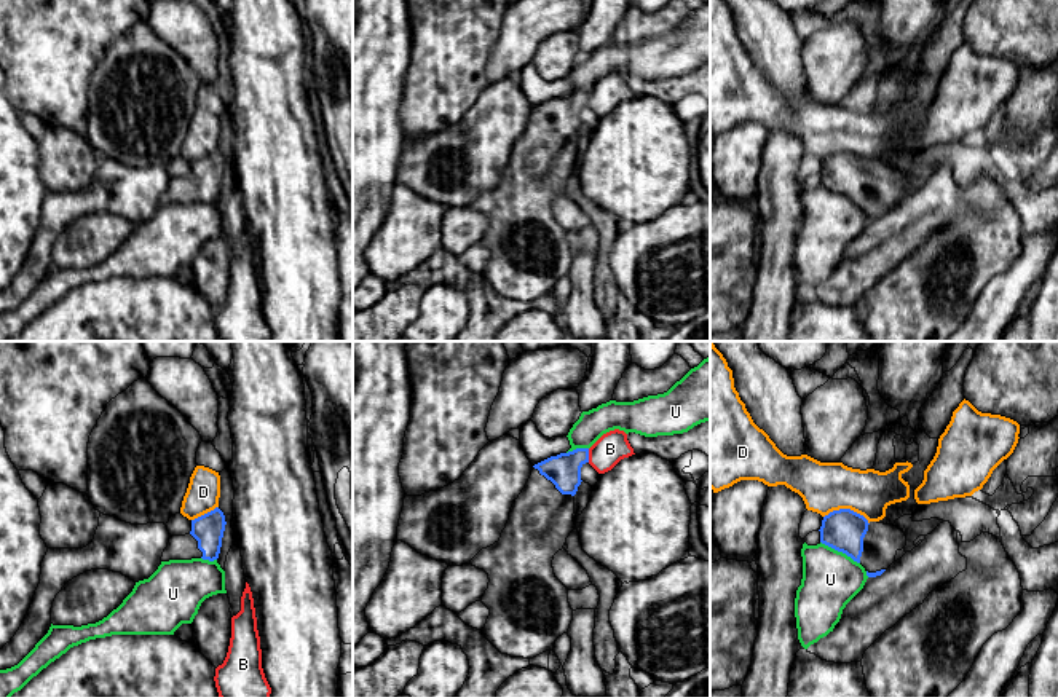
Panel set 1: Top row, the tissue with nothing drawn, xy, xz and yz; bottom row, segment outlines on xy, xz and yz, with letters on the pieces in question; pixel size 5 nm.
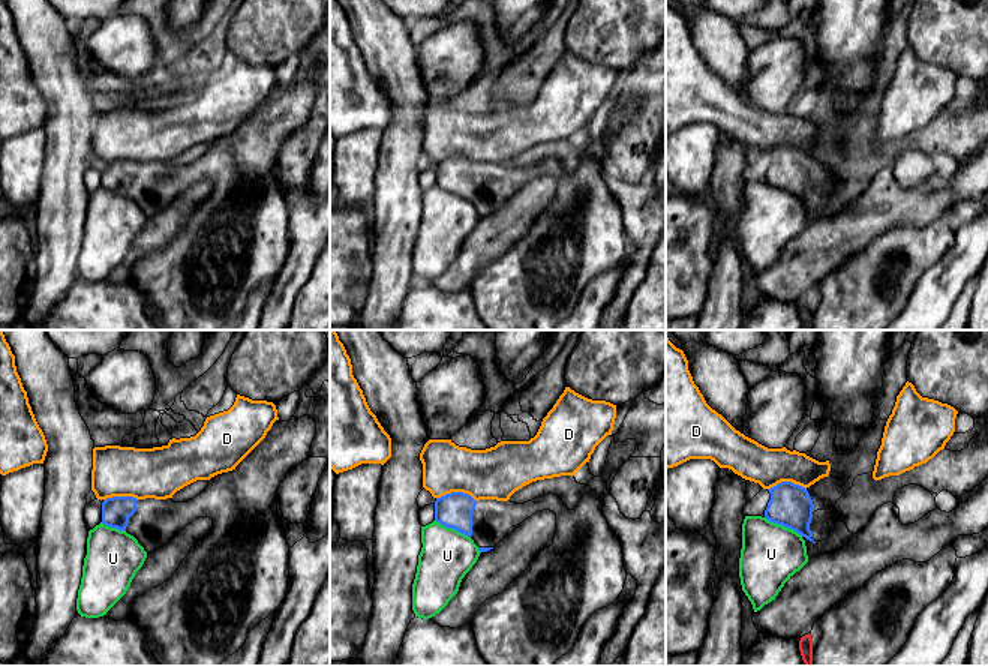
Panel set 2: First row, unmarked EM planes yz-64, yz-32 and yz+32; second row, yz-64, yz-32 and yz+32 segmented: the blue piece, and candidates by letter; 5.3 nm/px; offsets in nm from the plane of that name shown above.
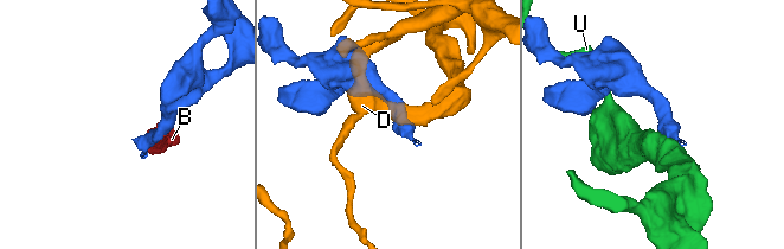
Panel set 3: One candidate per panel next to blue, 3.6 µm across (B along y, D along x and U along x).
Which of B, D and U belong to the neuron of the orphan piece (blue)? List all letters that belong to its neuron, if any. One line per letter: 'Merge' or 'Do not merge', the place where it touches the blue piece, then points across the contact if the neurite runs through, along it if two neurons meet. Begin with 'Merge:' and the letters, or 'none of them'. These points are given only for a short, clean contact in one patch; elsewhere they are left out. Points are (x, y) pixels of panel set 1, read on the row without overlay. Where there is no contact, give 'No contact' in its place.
Merge: none of them
B: Do not merge. Touches blue at xz (588, 98)
D: Do not merge. Touches blue at yz (848, 152). Boundary: yz (824, 158), (840, 152), (852, 152), (868, 166)
U: Do not merge. Touches blue at yz (840, 193)

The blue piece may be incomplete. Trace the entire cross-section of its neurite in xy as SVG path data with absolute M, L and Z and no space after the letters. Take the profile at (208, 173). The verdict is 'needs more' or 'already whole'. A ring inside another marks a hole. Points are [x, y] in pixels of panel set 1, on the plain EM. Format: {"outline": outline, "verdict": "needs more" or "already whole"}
{"outline": "M219 150L191 163L191 174L188 177L169 180L161 204L191 201L217 203L225 167L225 158Z", "verdict": "needs more"}

